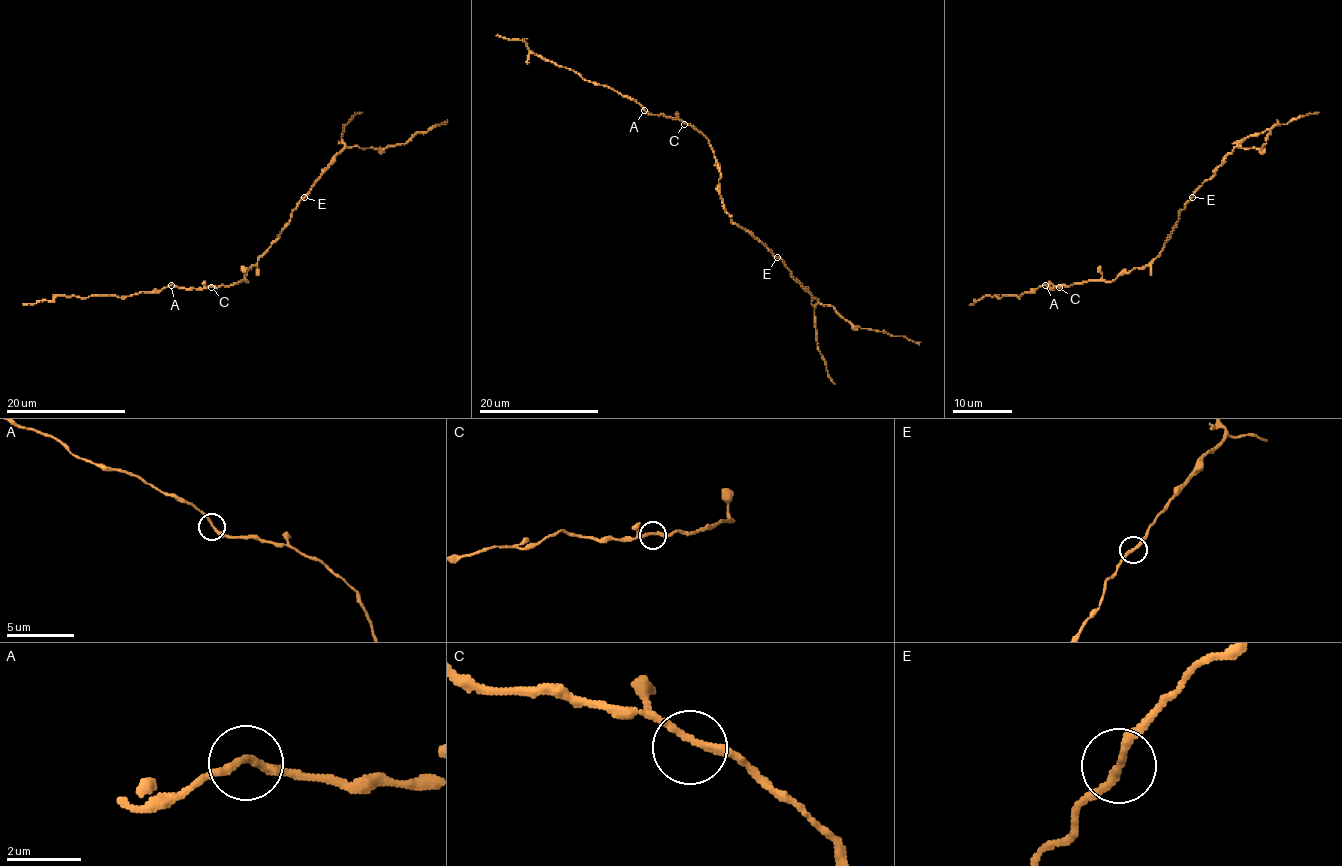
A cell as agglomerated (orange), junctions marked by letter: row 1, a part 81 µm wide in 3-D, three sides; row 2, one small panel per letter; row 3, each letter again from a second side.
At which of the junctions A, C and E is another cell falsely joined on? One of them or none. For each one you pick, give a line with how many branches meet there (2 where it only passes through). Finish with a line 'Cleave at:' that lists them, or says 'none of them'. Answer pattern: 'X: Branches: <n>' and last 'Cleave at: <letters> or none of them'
E: Branches: 2
Cleave at: E

